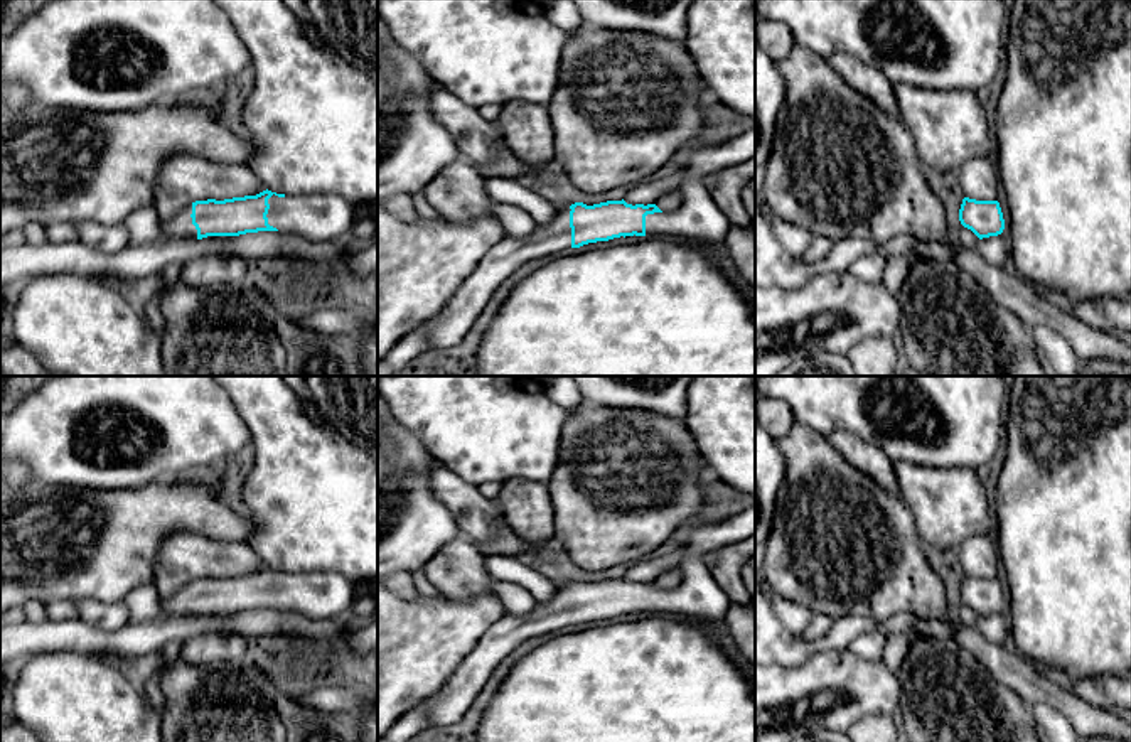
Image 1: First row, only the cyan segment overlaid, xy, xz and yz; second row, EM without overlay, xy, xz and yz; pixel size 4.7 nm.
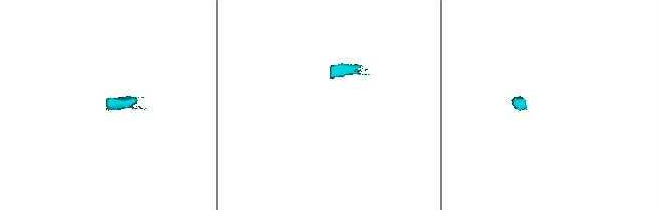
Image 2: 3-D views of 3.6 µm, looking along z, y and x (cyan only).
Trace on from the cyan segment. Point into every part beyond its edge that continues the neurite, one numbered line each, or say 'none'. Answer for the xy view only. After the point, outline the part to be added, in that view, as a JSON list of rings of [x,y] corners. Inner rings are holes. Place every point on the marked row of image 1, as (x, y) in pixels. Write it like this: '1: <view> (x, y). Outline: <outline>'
1: xy (319, 218). Outline: [[[337,194],[271,196],[268,224],[308,241],[342,241],[351,234],[356,206]]]
2: xy (181, 226). Outline: [[[192,204],[185,206],[174,218],[165,223],[160,223],[162,236],[179,238],[179,239],[197,239],[197,229],[192,224]]]

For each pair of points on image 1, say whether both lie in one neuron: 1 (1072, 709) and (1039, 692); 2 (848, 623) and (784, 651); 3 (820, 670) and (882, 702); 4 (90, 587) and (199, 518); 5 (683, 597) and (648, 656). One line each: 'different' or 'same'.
1: same
2: same
3: same
4: same
5: different

